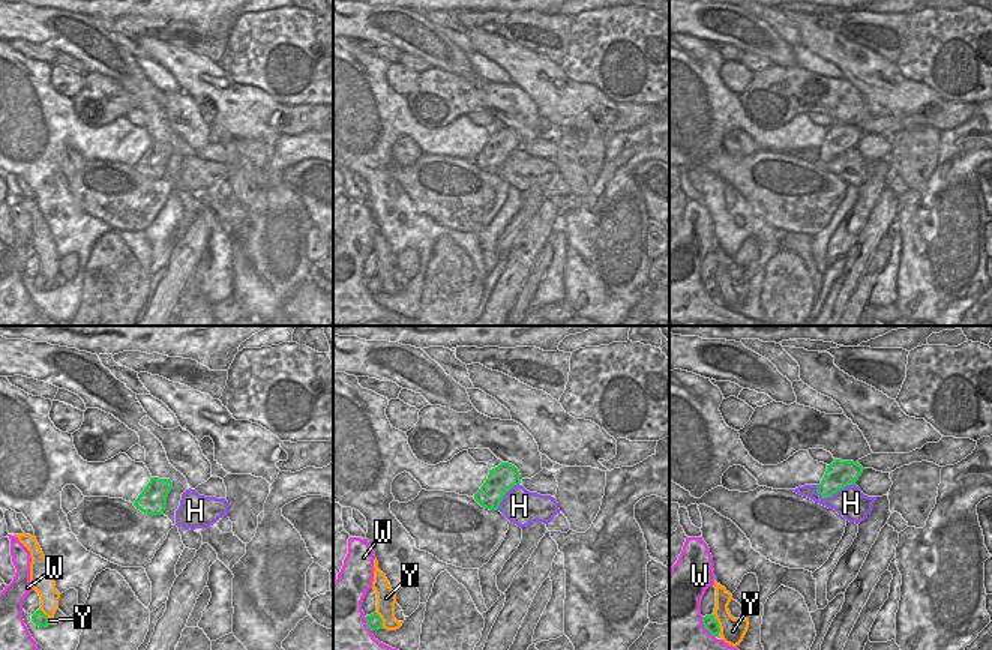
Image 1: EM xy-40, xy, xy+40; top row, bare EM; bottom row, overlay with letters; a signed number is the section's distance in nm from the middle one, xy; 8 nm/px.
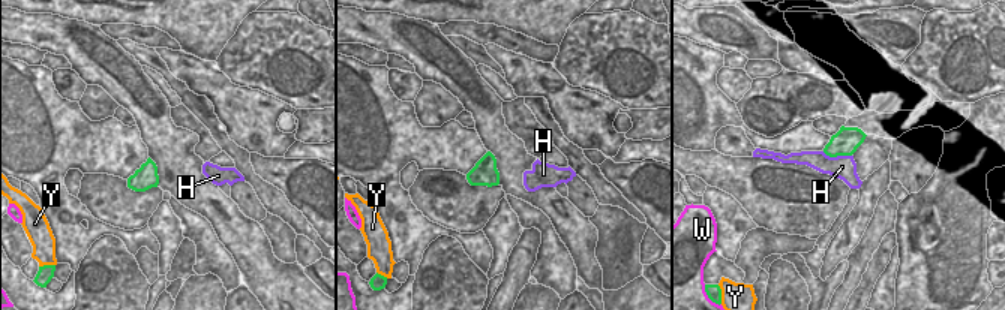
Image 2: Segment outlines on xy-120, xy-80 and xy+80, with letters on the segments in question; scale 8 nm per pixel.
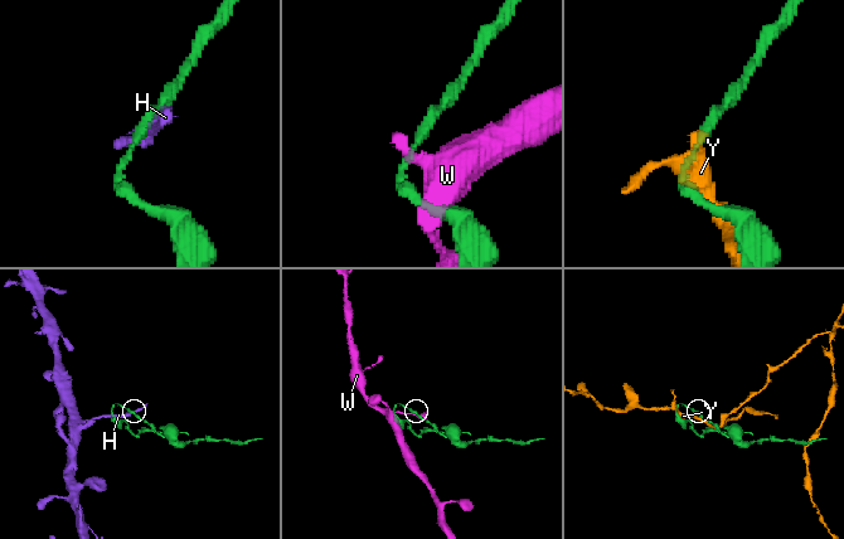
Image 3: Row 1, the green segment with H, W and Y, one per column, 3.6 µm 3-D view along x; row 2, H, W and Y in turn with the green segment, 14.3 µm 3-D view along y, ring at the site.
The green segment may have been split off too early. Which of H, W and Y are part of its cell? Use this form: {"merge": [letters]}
{"merge": []}

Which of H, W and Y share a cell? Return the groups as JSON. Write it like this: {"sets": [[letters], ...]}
{"sets": [["H"], ["W"], ["Y"]]}

